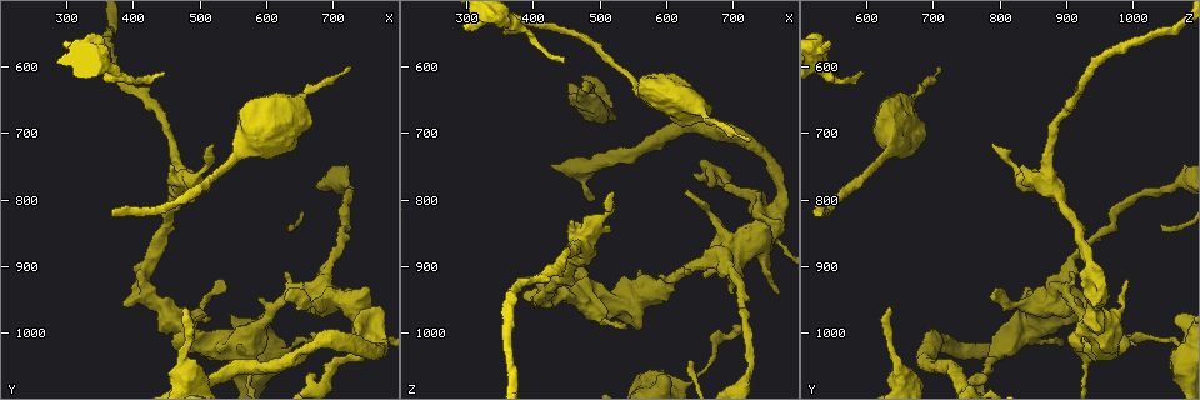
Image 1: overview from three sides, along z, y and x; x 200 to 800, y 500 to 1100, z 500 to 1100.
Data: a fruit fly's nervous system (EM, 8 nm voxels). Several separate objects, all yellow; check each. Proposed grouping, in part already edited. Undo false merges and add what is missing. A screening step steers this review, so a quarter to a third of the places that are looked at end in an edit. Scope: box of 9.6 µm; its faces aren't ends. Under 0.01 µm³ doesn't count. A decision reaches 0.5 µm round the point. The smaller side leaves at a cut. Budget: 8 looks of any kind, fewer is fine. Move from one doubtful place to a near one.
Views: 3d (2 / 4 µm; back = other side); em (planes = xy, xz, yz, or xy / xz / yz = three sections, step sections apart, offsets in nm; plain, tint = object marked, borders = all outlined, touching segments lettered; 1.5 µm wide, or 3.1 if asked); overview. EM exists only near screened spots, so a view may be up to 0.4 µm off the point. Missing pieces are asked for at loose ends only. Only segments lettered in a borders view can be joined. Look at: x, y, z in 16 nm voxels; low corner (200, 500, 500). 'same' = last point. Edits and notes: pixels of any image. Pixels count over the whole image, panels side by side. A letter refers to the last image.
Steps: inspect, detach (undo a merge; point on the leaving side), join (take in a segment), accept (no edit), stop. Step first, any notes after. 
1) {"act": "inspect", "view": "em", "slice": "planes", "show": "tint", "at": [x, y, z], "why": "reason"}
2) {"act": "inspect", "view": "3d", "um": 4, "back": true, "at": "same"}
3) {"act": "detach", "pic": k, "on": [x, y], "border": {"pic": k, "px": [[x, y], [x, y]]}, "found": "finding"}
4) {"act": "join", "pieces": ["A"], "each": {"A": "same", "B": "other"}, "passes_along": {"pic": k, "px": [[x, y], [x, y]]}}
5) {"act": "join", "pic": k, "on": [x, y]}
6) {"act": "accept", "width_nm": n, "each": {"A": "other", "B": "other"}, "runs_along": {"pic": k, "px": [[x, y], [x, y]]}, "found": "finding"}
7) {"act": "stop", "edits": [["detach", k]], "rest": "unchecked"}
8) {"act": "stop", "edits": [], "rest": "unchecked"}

{"act": "inspect", "view": "3d", "um": 2, "at": [635, 905, 905], "why": "branch stops here"}

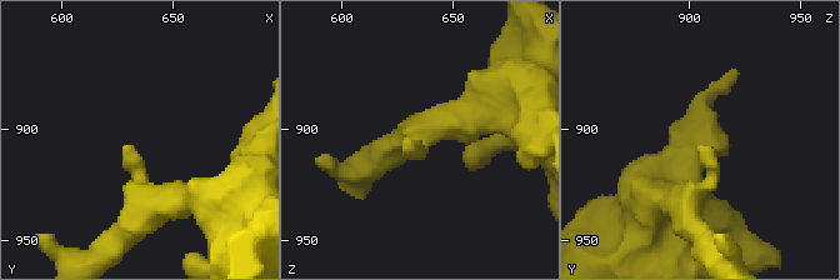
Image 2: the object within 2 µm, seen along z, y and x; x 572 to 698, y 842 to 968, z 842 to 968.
{"act": "inspect", "view": "em", "slice": "planes", "show": "borders", "at": [630, 906, 907]}

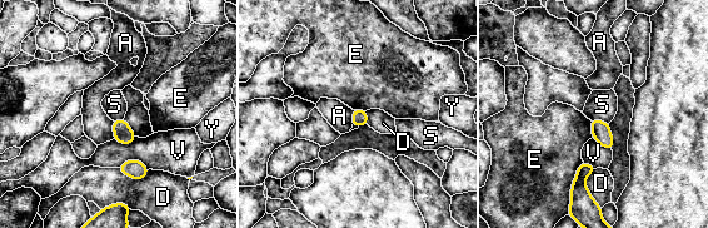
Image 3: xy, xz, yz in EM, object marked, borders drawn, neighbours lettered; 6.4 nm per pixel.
{"act": "accept", "each": {"A": "other", "D": "other", "E": "other", "S": "other", "V": "other", "Y": "other"}, "border": {"pic": 3, "px": [[591, 119], [602, 119], [608, 124]]}, "found": "no lettered segment goes on from it"}

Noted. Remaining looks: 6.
{"act": "inspect", "view": "em", "slice": "planes", "show": "borders", "at": [480, 965, 635], "why": "free end"}

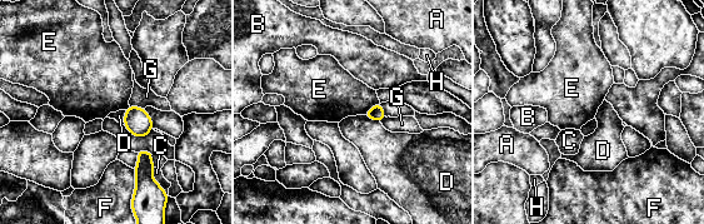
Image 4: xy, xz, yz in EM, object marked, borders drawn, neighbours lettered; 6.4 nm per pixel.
{"act": "accept", "each": {"A": "other", "B": "other", "C": "other", "D": "other", "E": "other", "F": "other", "G": "other", "H": "other"}, "border": {"pic": 4, "px": [[130, 105], [138, 105], [143, 109]]}, "found": "no lettered segment goes on from it"}

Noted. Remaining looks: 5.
{"act": "inspect", "view": "em", "slice": "xz", "step": 4, "show": "borders", "at": [295, 565, 540], "why": "an open end"}

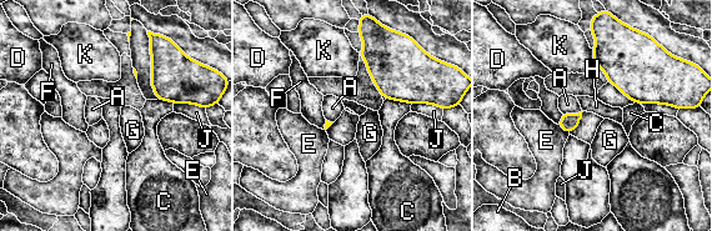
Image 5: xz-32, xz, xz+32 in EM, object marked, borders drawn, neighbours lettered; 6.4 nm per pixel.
{"act": "accept", "each": {"A": "other", "B": "other", "C": "other", "D": "other", "E": "other", "F": "other", "G": "other", "H": "other", "J": "other", "K": "other"}, "border": {"pic": 5, "px": [[562, 114], [557, 124]]}, "found": "none of them fits"}

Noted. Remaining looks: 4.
{"act": "stop", "edits": [], "rest": "unchecked"}

